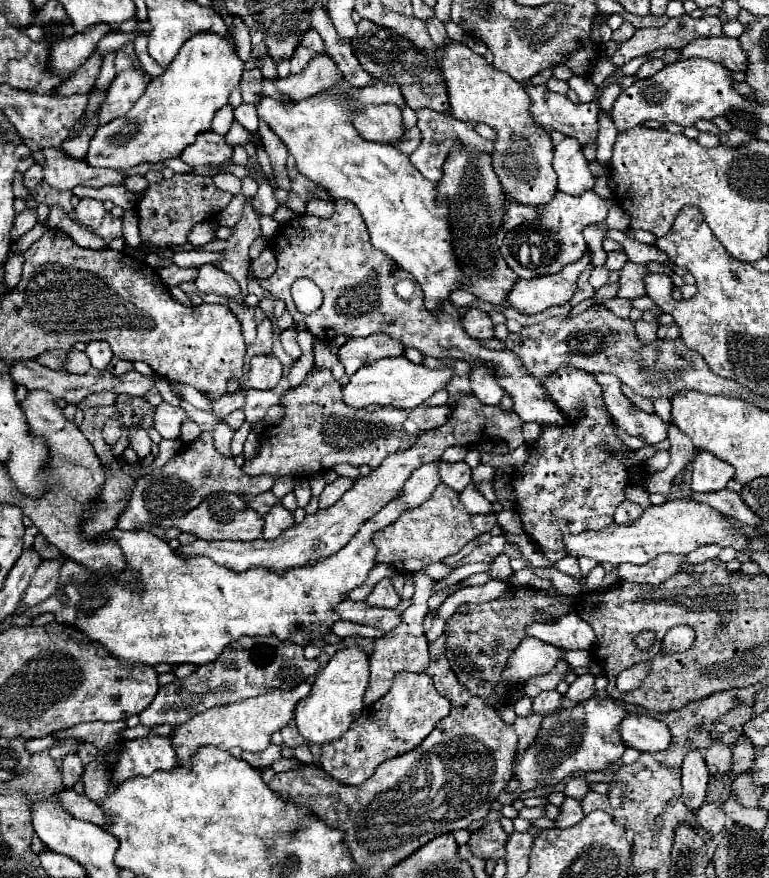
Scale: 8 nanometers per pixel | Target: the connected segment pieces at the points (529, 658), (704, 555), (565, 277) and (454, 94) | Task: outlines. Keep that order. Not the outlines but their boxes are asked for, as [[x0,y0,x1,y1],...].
[[496,638,572,698],[680,546,722,572],[510,249,591,314],[438,42,556,204]]

